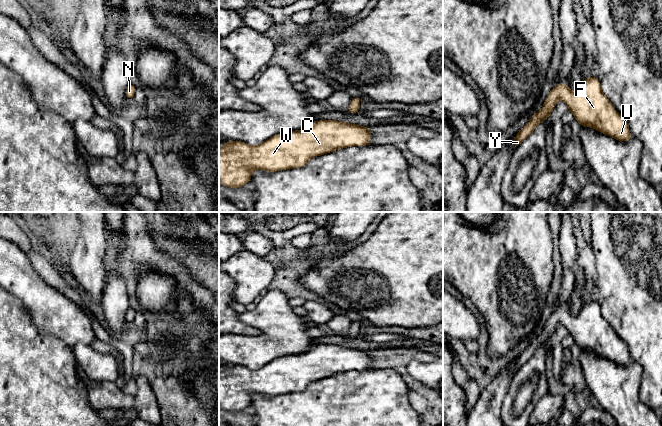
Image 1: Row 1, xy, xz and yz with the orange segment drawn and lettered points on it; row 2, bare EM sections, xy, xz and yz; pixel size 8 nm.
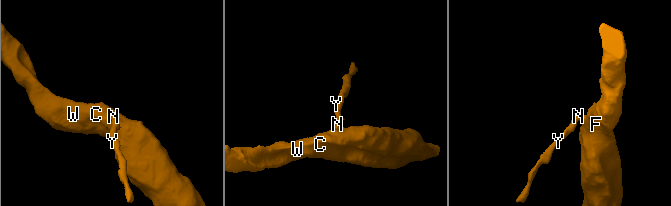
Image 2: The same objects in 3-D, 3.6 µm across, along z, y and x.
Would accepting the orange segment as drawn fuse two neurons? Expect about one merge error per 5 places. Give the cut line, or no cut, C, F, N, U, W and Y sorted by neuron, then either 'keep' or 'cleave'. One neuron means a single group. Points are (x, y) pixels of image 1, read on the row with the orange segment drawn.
no cut | C F N U W Y | keep

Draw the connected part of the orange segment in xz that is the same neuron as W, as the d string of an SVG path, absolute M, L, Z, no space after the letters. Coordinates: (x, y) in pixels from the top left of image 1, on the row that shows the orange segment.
M318 120L302 130L272 136L257 146L251 146L242 141L227 141L219 148L219 183L228 188L243 187L251 181L254 170L277 172L302 168L316 156L347 147L371 145L371 136L369 127L337 120Z

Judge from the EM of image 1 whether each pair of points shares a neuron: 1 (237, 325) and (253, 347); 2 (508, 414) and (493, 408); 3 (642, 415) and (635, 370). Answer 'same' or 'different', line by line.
1: different
2: different
3: same

